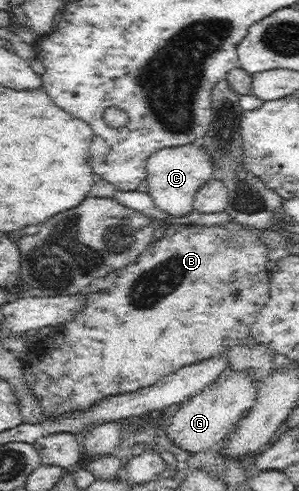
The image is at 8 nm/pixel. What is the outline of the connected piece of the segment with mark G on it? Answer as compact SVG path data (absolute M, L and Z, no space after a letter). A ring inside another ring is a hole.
M249 369L223 374L211 388L203 389L191 399L180 403L179 409L166 428L167 437L181 449L191 453L218 447L255 404L258 394L256 382Z

